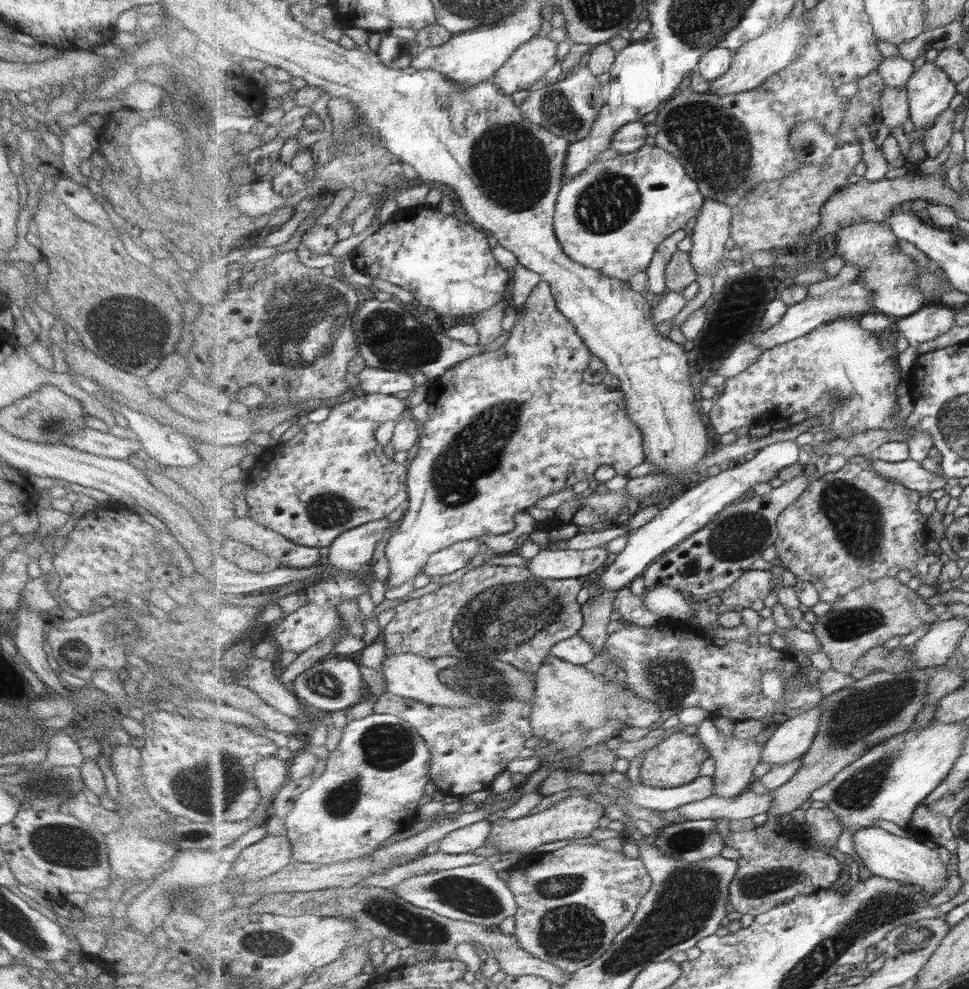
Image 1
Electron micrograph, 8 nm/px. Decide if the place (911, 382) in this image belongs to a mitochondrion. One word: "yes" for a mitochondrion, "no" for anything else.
no

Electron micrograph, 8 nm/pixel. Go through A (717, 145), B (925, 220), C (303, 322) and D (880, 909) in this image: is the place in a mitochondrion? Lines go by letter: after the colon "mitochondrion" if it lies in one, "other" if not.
A: mitochondrion
B: other
C: mitochondrion
D: mitochondrion

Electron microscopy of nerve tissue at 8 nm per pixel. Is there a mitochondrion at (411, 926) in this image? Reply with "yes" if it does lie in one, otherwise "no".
yes

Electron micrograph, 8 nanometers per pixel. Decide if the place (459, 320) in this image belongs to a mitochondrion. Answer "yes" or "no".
no

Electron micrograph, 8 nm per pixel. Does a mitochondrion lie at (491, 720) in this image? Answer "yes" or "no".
yes

